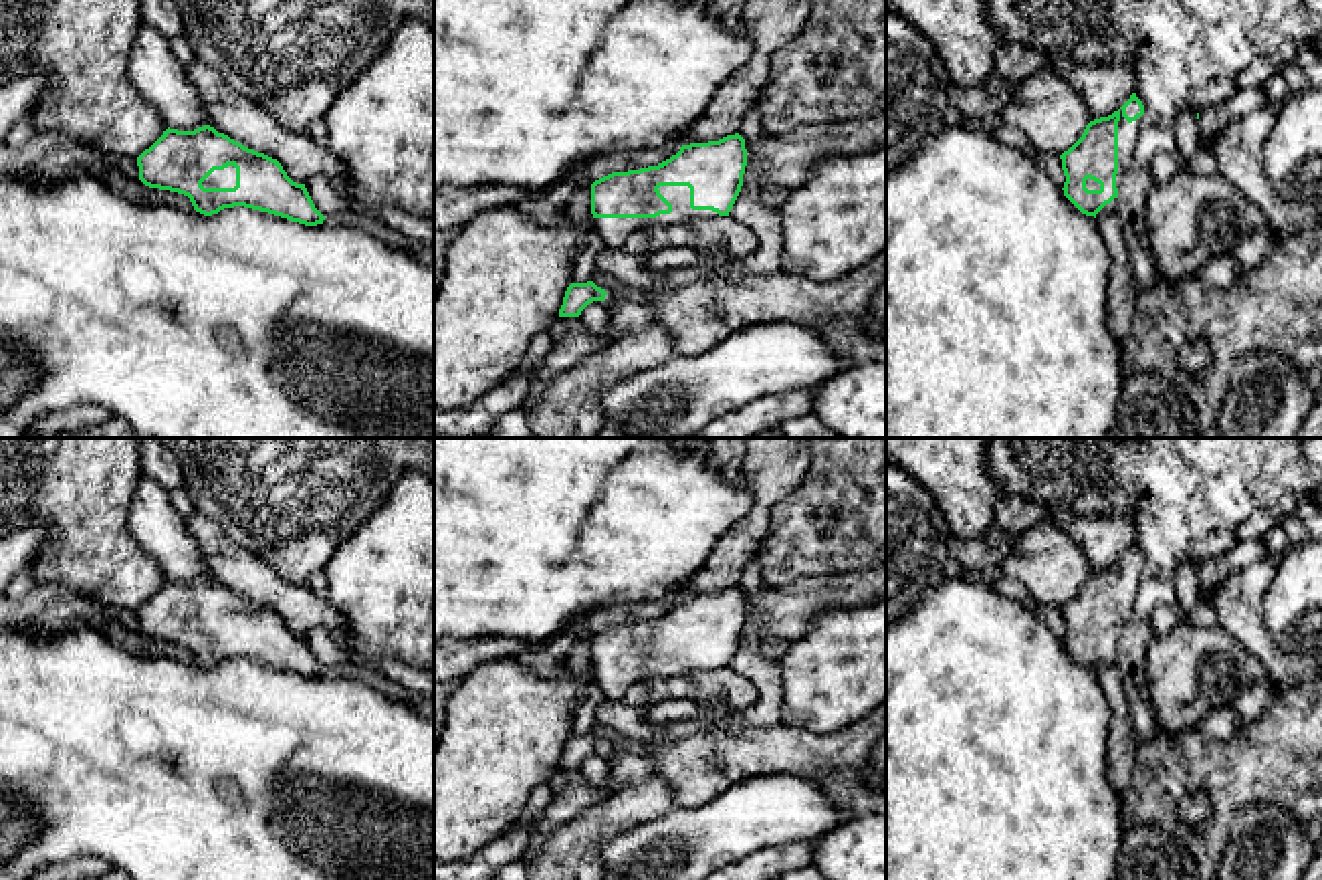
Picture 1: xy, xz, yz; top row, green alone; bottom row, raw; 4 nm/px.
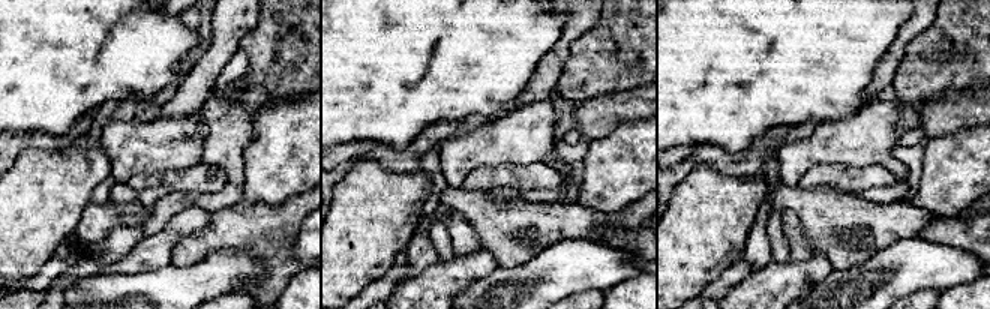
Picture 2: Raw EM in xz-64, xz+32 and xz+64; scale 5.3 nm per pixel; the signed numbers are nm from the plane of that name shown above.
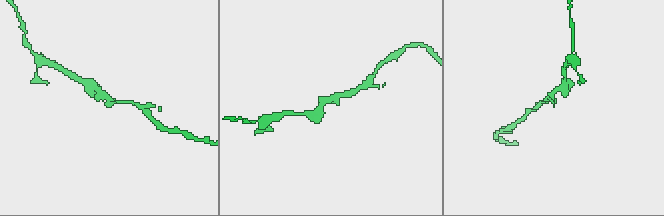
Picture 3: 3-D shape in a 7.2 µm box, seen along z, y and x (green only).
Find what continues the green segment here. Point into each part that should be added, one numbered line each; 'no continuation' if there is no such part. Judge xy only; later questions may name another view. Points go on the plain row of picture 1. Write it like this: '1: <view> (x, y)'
1: xy (218, 630)

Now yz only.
1: yz (1127, 584)

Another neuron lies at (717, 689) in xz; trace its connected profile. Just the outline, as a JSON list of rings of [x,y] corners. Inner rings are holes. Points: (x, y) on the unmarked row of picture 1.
[[[719,668],[674,678],[638,680],[626,690],[624,700],[644,708],[664,700],[692,700],[708,708],[747,710],[757,700],[757,688],[747,676]]]

